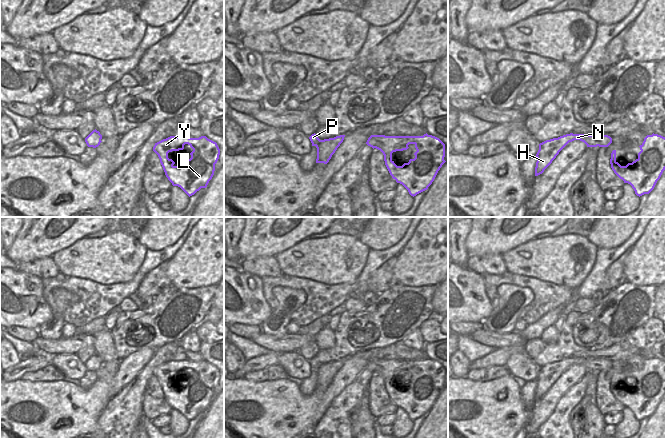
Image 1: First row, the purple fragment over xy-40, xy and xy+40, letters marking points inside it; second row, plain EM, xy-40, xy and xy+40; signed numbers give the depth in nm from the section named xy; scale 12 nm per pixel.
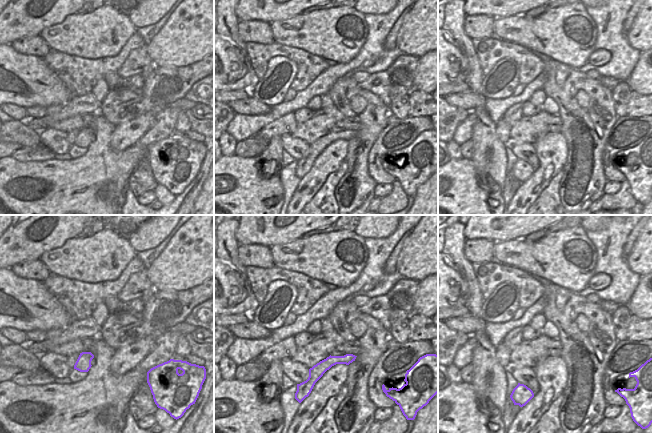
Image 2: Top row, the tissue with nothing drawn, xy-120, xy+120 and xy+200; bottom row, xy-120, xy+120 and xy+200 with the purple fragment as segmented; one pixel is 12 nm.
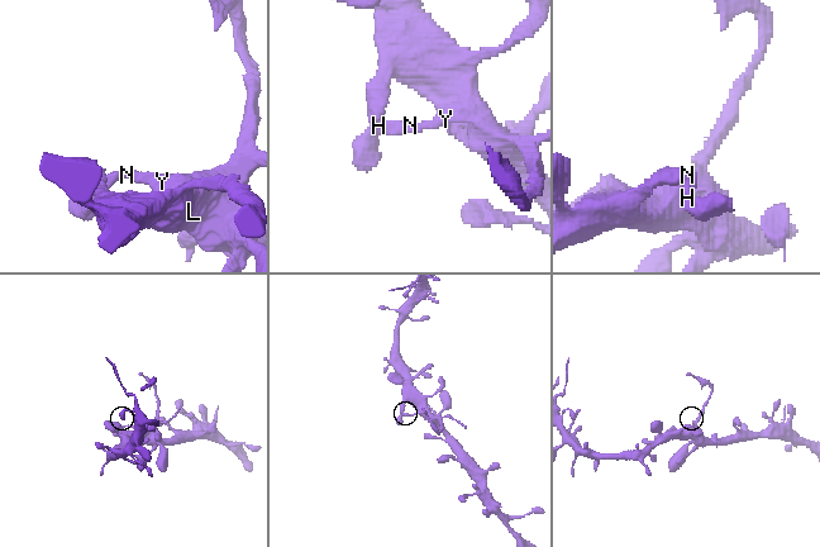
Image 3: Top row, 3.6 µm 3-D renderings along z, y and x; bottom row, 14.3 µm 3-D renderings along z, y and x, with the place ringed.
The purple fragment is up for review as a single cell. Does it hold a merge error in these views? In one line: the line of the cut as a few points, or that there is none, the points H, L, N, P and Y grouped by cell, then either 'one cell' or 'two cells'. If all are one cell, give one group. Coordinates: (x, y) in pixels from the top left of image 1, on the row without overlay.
no cut | H L N P Y | one cell

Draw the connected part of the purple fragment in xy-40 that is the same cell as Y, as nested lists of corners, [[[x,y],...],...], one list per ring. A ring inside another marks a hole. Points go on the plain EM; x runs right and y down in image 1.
[[[170,360],[155,367],[153,375],[158,379],[168,404],[173,410],[180,411],[189,421],[207,411],[220,379],[217,367],[206,360]],[[185,368],[193,373],[191,382],[175,390],[175,386],[168,382],[168,377],[183,374]]]

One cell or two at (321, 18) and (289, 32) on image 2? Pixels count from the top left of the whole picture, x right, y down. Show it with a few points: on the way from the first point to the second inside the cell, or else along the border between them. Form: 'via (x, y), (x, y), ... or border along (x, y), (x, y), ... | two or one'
via (313, 26), (308, 31), (297, 32) | one

